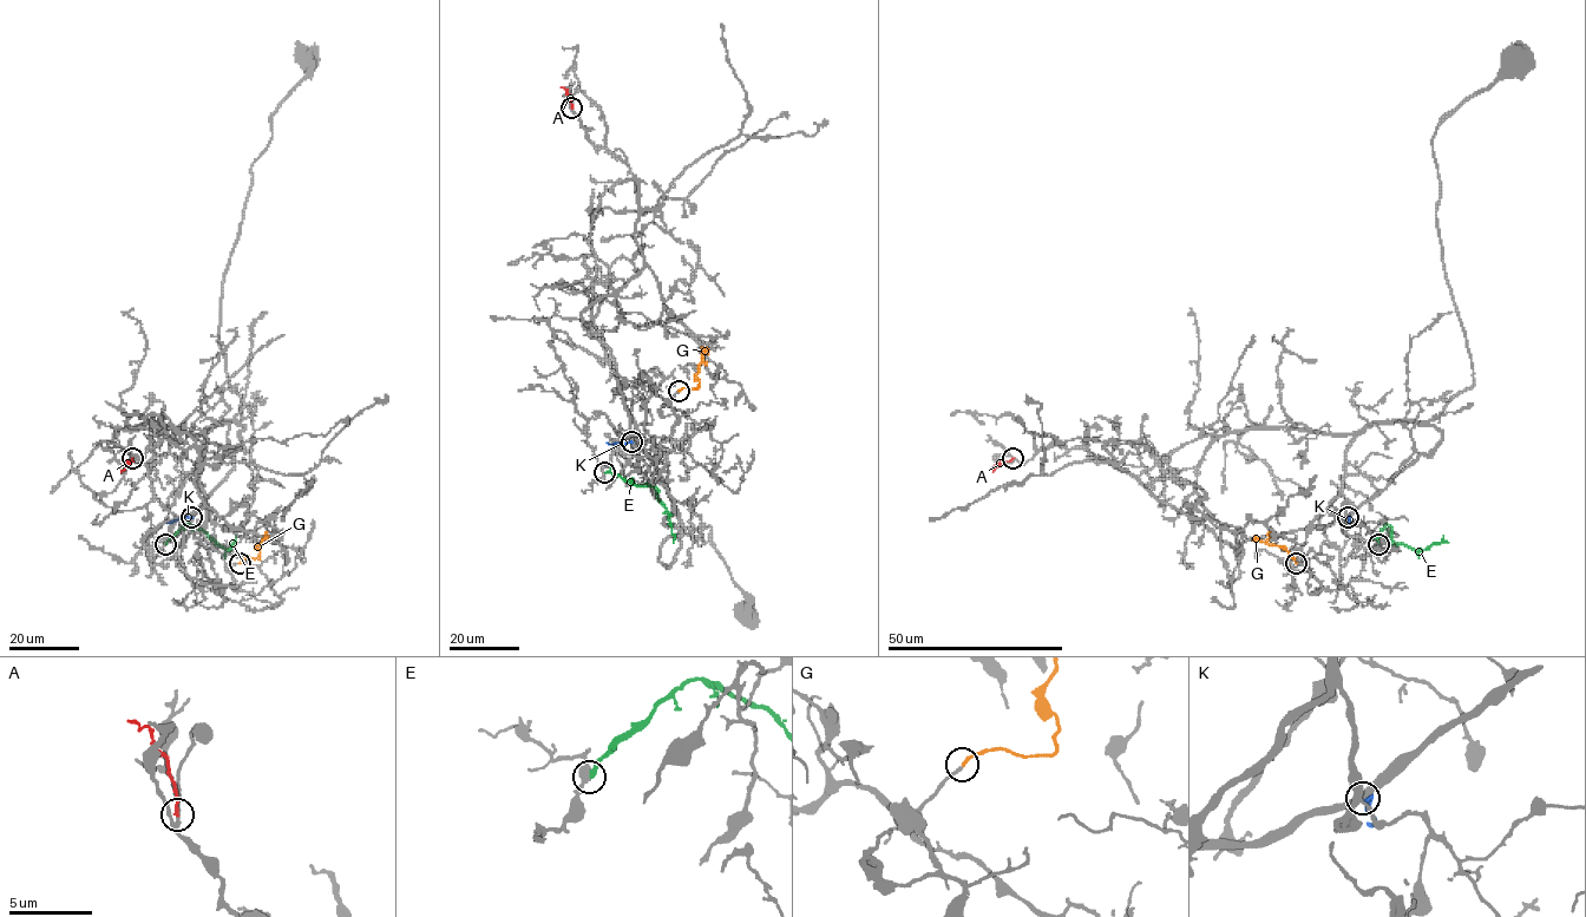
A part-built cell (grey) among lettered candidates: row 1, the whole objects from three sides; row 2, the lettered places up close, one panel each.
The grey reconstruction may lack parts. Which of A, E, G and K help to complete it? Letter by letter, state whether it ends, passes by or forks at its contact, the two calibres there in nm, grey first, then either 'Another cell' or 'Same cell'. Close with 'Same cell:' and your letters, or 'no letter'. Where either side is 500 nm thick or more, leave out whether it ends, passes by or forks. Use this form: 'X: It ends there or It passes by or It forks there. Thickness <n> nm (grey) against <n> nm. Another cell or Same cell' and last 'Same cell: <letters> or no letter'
A: It ends there. Thickness 190 nm (grey) against 190 nm. Another cell
E: It ends there. Thickness 400 nm (grey) against 300 nm. Another cell
G: It ends there. Thickness 200 nm (grey) against 220 nm. Same cell
K: It ends there. Thickness 440 nm (grey) against 200 nm. Another cell
Same cell: G

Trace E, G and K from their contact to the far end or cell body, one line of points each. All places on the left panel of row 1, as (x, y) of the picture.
E: (165, 544), (188, 523), (202, 529), (225, 550), (234, 542)
G: (240, 563), (260, 557), (256, 547), (267, 537), (268, 542)
K: (191, 517), (166, 523)

